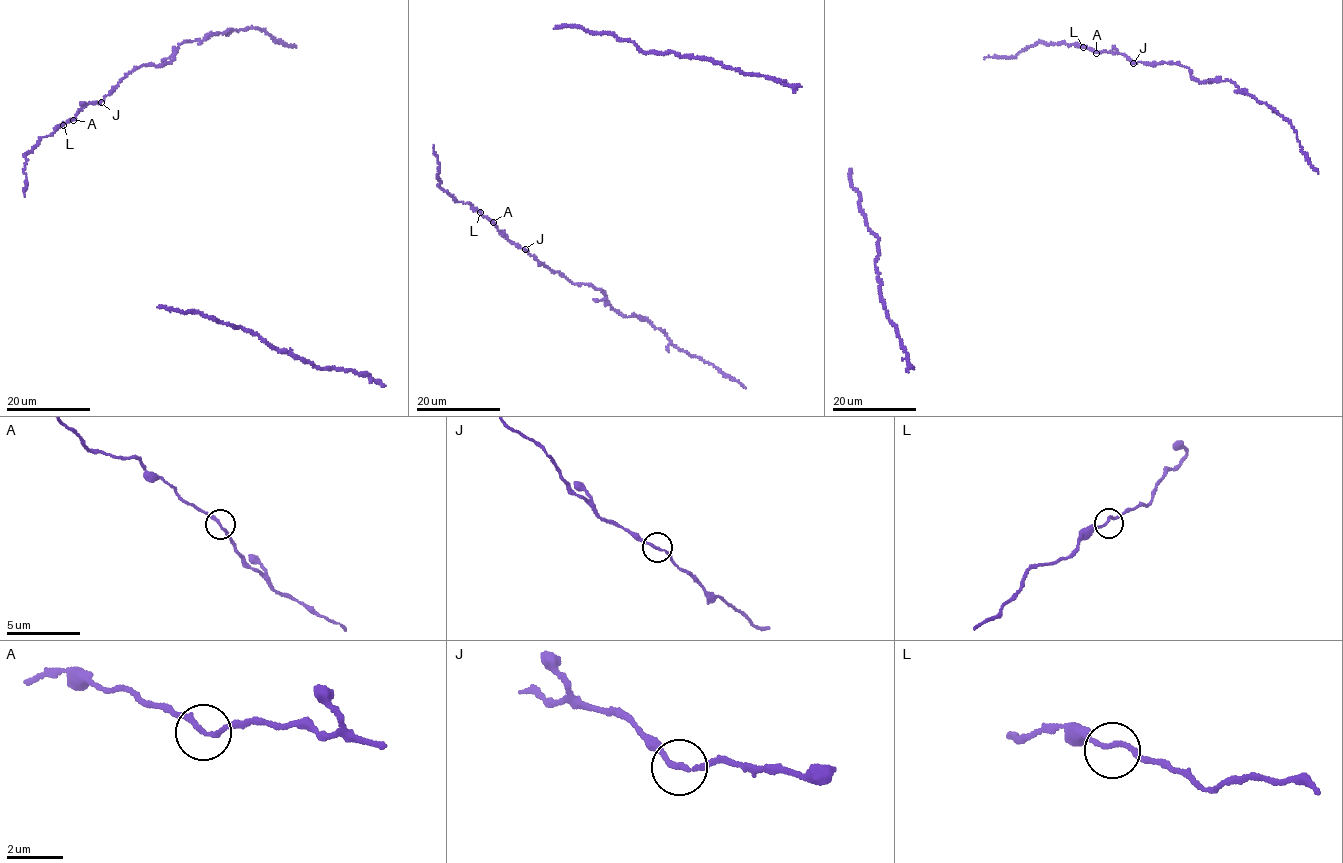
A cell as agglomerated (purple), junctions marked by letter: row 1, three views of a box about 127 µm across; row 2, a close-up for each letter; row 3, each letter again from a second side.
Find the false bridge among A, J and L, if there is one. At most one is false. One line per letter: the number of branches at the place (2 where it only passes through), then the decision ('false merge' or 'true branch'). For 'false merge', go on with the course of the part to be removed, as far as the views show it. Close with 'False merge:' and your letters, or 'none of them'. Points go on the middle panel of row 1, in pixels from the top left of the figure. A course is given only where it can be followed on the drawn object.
A: 2 | true branch
J: 2 | true branch
L: 2 | true branch
False merge: none of them

